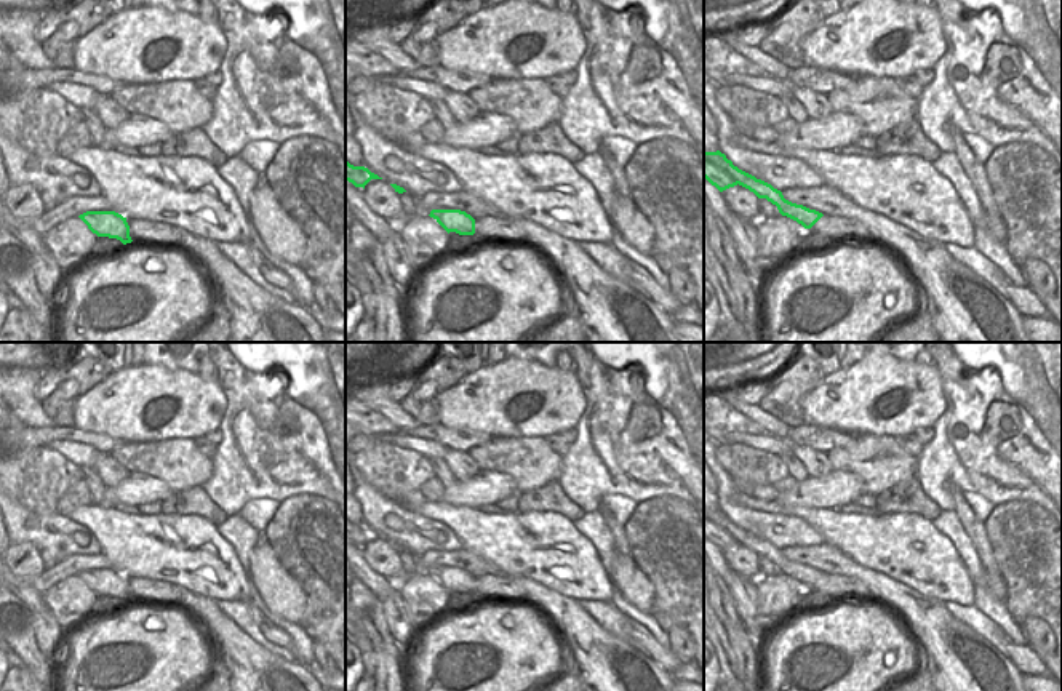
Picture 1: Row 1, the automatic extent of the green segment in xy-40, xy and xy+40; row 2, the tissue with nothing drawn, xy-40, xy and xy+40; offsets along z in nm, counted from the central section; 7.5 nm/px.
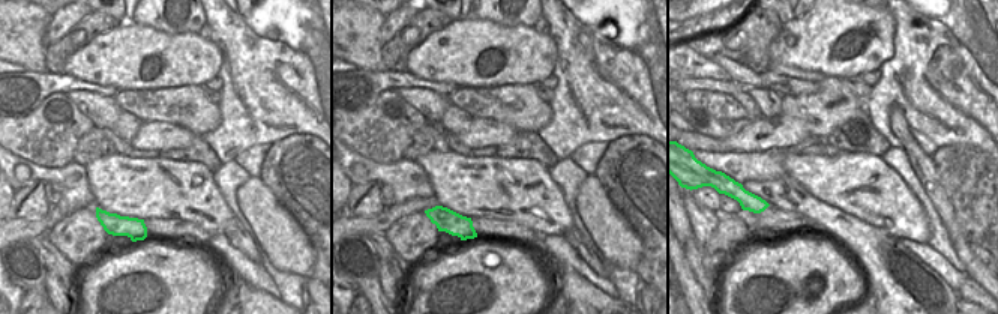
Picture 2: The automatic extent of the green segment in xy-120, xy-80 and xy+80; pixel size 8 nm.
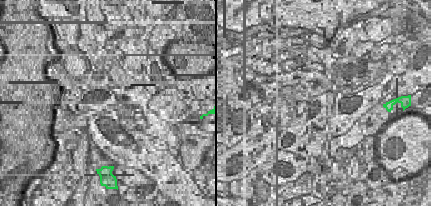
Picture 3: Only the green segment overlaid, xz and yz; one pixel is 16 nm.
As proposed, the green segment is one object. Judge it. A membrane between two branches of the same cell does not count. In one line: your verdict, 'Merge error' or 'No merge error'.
Merge error.

